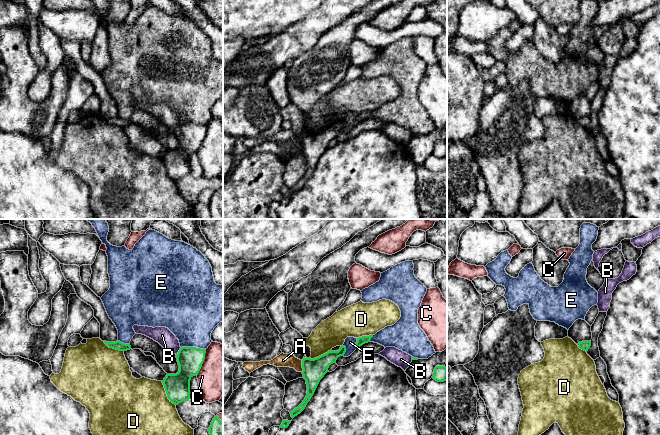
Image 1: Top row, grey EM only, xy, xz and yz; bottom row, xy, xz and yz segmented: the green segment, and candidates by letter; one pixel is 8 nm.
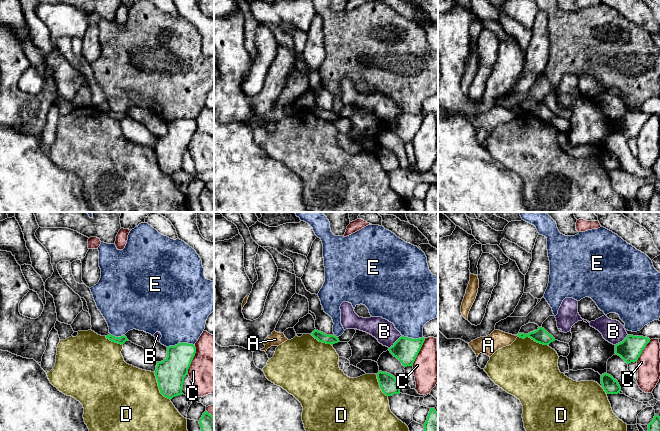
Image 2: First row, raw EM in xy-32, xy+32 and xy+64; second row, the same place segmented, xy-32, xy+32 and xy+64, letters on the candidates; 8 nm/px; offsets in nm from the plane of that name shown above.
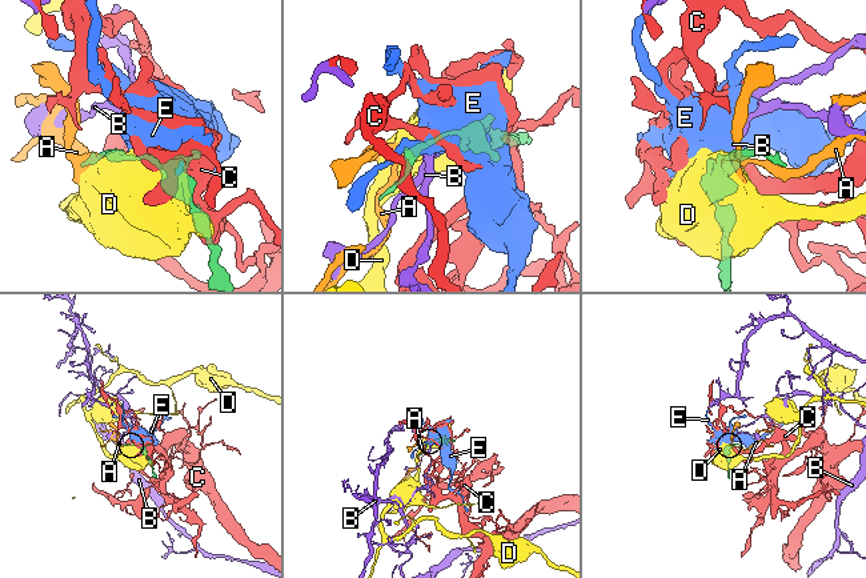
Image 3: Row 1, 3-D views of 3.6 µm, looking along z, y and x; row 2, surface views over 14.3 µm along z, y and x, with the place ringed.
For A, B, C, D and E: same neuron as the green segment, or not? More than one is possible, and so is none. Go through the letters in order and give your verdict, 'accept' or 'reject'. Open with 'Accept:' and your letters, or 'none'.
Accept: none
A: reject
B: reject
C: reject
D: reject
E: reject

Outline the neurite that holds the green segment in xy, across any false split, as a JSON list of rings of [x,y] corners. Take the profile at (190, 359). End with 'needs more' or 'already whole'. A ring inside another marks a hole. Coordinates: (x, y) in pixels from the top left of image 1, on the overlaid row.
[[[182,347],[176,355],[179,371],[167,374],[162,381],[167,397],[175,405],[190,399],[190,380],[197,376],[205,359],[206,349]]]; already whole

